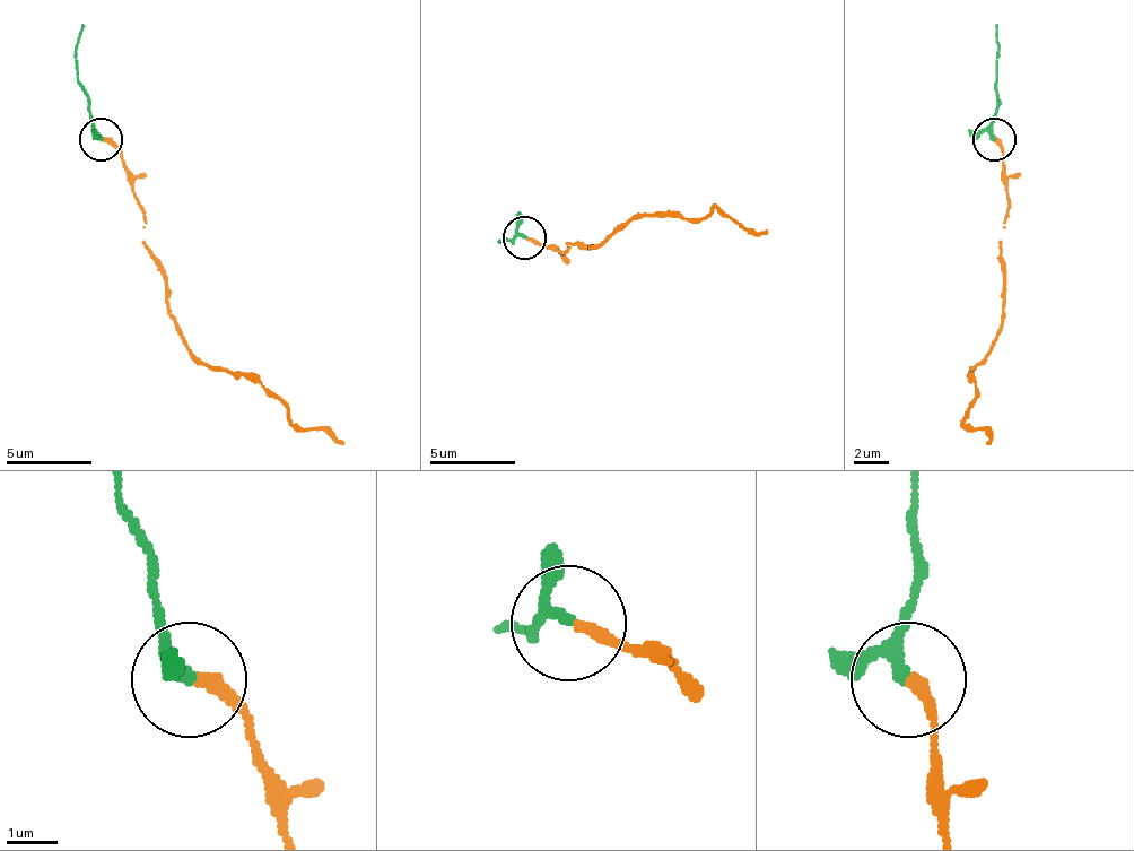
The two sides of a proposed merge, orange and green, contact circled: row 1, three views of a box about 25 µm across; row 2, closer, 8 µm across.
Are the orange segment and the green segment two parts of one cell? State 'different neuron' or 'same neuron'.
same neuron

